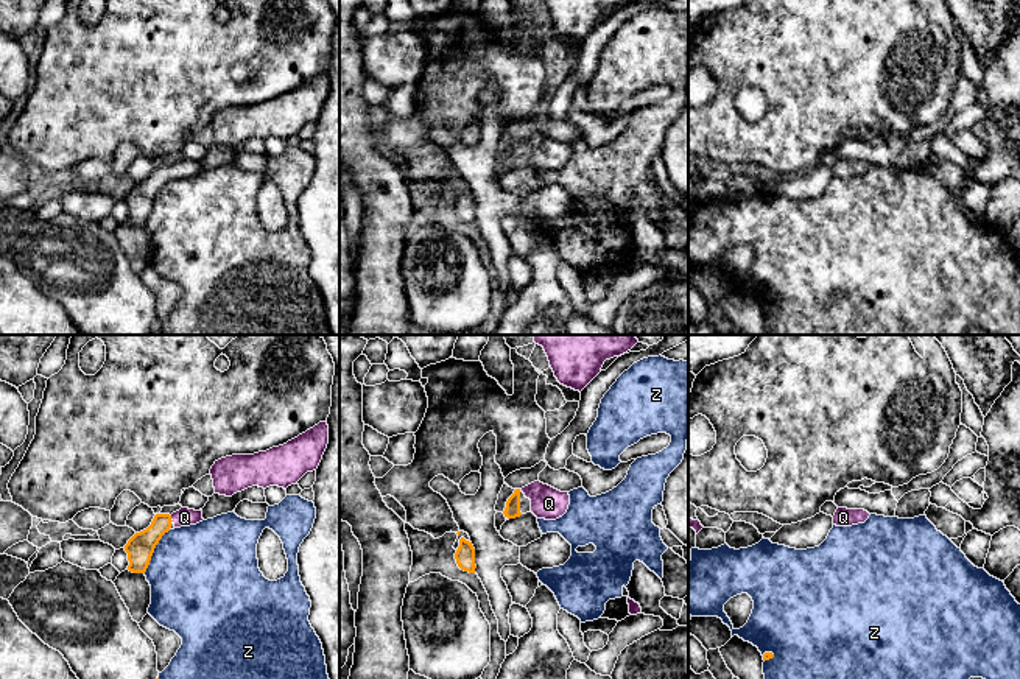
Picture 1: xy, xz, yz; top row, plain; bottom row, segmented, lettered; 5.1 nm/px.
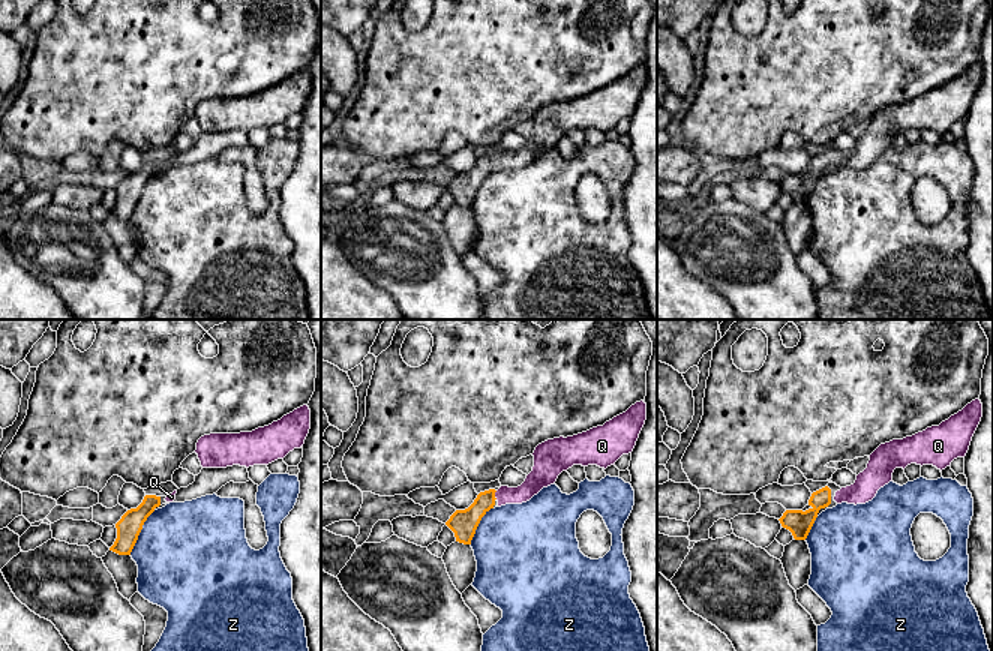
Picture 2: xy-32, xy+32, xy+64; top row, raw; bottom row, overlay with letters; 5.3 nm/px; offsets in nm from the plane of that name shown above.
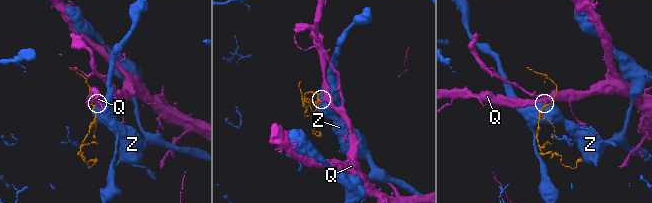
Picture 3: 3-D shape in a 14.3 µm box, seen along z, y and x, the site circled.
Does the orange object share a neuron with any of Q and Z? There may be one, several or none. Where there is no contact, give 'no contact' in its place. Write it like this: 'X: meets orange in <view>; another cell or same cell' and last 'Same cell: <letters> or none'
Q: meets orange in xy; same cell
Z: meets orange in xy; another cell
Same cell: Q

